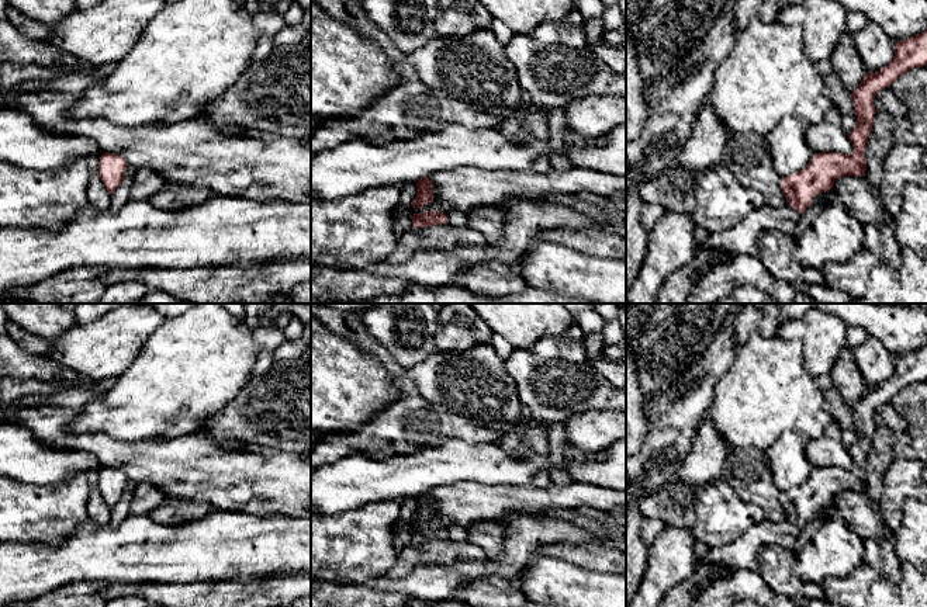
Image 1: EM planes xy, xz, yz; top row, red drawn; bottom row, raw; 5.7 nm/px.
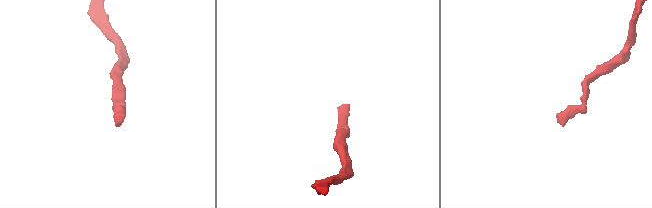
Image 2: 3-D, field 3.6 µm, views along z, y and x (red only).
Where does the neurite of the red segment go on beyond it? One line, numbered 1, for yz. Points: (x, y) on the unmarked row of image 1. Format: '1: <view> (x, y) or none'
1: yz (742, 554)

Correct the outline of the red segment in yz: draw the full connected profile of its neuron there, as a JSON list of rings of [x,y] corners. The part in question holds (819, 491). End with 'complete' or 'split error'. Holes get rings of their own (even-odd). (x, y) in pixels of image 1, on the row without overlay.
[[[927,346],[895,358],[895,371],[879,386],[867,386],[861,399],[851,407],[857,440],[848,447],[854,461],[850,469],[837,466],[814,468],[810,478],[800,486],[782,492],[781,502],[786,511],[782,521],[764,518],[731,544],[709,548],[706,555],[695,561],[695,570],[717,566],[726,570],[757,569],[758,551],[765,545],[781,545],[793,549],[802,528],[813,513],[833,503],[843,490],[864,492],[867,485],[865,462],[872,436],[876,429],[876,407],[913,382],[927,381]]]; split error

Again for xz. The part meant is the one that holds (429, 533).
[[[428,526],[415,528],[412,533],[414,542],[426,542],[433,540],[447,538],[447,531],[443,527]]]; complete

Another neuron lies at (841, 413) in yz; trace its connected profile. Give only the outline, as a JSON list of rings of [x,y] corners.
[[[831,385],[823,391],[824,405],[829,413],[840,427],[841,438],[844,445],[848,448],[857,440],[857,431],[854,429],[854,417],[851,406],[848,406],[840,392]]]

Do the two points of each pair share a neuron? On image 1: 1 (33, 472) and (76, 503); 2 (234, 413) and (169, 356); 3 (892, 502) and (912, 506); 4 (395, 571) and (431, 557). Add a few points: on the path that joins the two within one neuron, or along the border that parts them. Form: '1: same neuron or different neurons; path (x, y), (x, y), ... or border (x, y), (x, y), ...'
1: different neurons; border (80, 472), (54, 484), (17, 482)
2: different neurons; border (248, 381), (217, 412)
3: different neurons; border (912, 498), (903, 502), (902, 521), (891, 534)
4: same neuron; path (404, 564), (411, 557), (422, 557)

